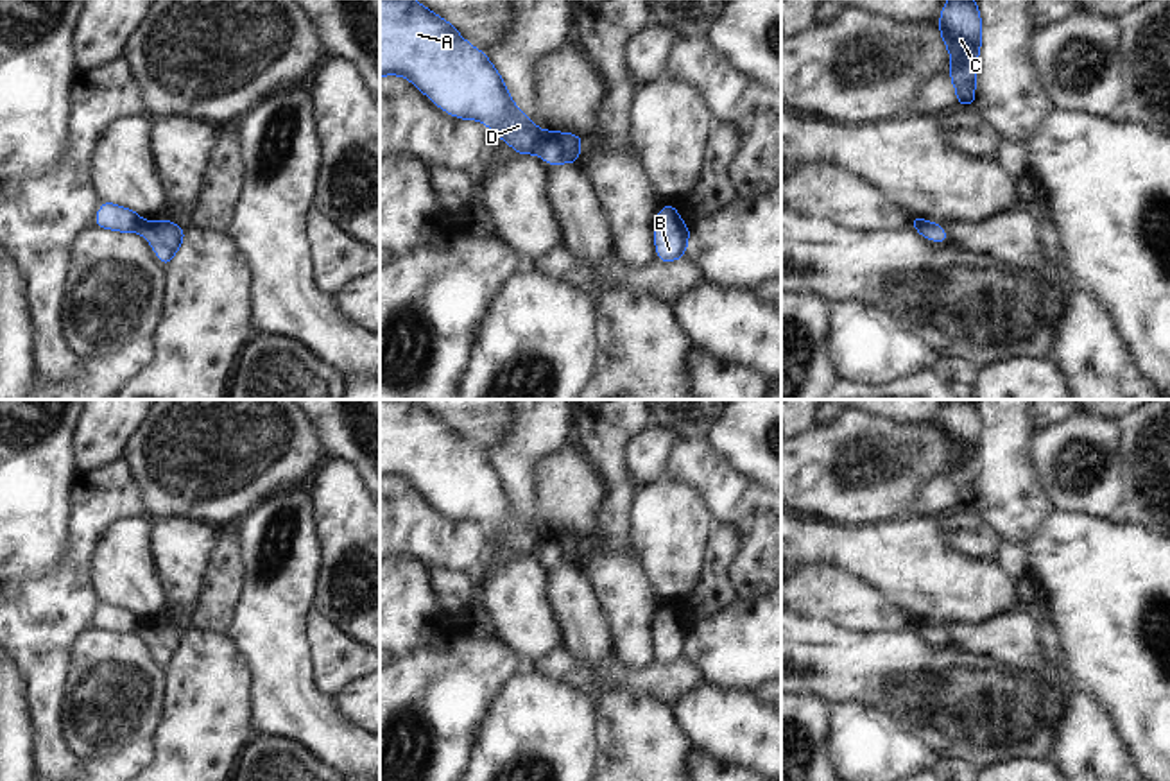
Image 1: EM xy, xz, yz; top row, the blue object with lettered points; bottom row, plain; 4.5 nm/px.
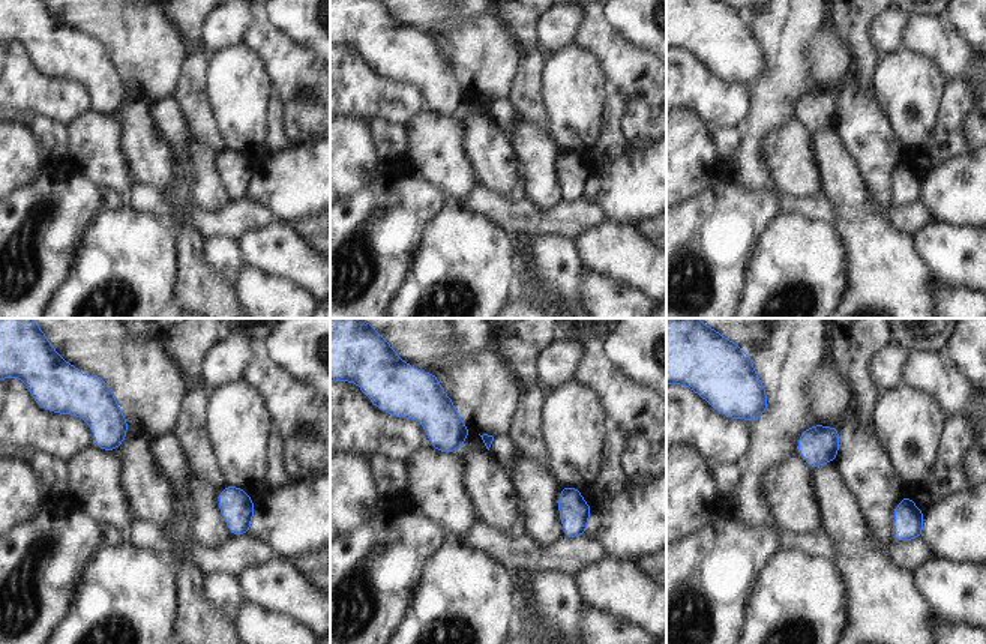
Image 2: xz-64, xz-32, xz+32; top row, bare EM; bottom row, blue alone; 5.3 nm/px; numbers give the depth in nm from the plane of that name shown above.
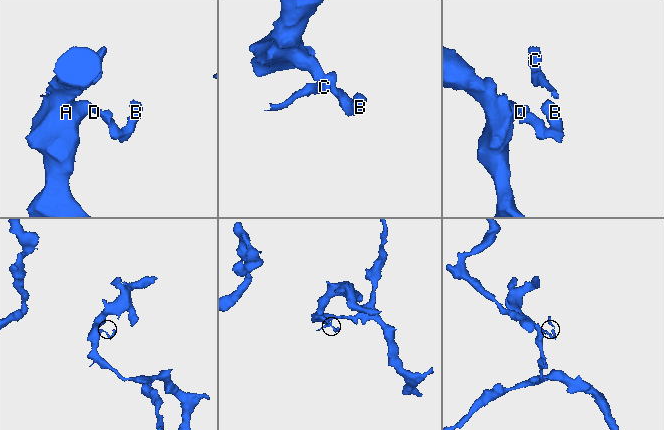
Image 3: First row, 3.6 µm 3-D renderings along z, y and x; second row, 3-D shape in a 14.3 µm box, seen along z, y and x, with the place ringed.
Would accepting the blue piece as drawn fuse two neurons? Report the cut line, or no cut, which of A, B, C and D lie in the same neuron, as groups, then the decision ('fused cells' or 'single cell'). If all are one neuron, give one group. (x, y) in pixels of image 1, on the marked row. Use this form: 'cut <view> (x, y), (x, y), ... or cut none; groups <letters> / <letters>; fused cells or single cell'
cut xz (545, 131), (534, 151); groups A D / B C; fused cells

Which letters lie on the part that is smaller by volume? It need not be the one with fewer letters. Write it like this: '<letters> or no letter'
B, C

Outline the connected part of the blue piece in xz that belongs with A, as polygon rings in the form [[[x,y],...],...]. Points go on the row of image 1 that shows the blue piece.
[[[380,0],[380,77],[383,75],[407,77],[452,116],[484,122],[521,158],[536,152],[545,133],[516,107],[486,52],[475,48],[452,23],[416,0]]]

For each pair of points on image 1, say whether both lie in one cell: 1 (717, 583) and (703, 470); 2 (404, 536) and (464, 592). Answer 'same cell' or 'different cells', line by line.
1: different cells
2: different cells

